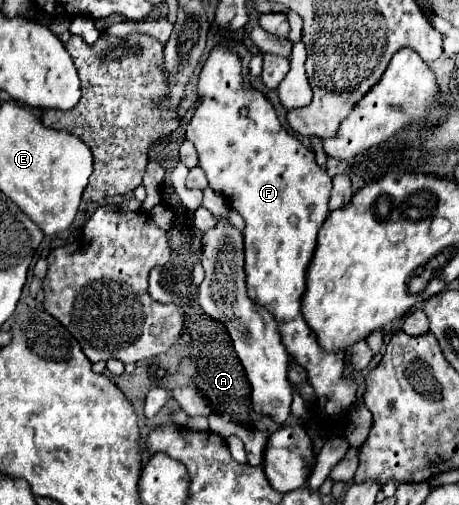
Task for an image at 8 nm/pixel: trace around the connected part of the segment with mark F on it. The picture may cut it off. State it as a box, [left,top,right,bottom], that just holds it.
[186,47,358,425]

